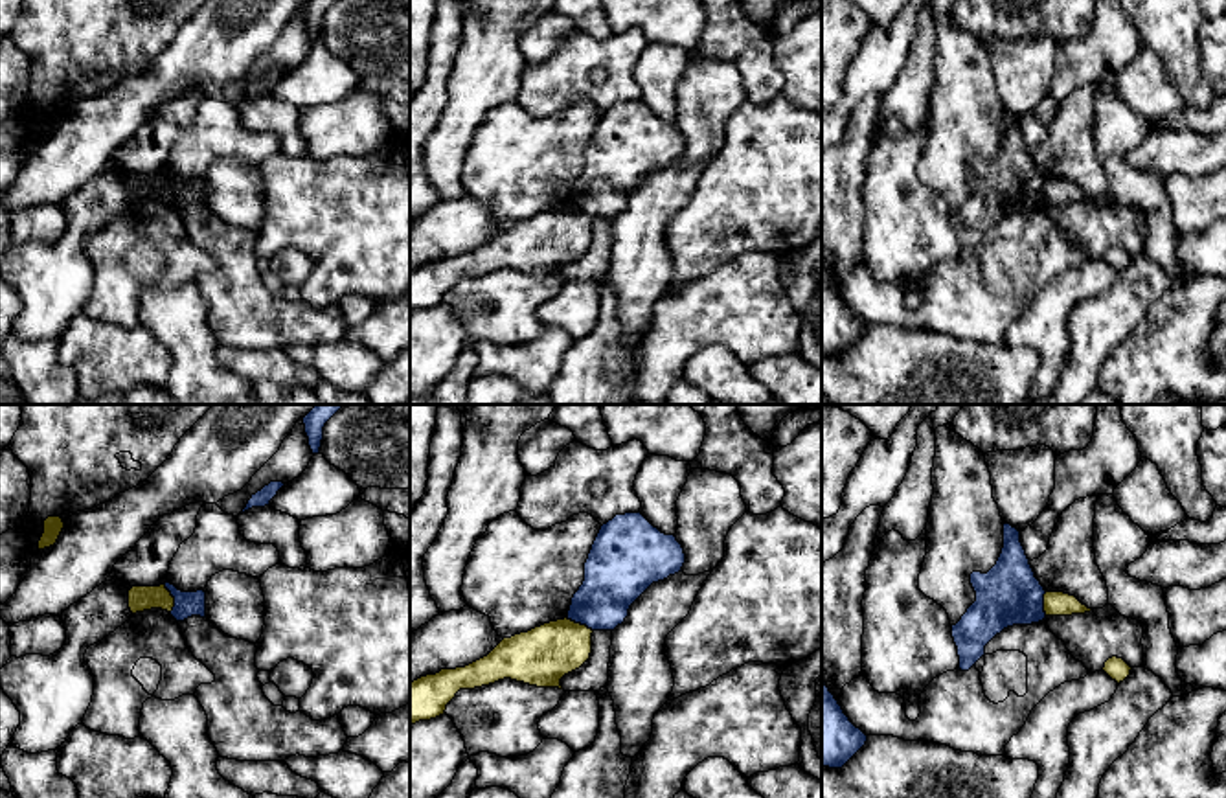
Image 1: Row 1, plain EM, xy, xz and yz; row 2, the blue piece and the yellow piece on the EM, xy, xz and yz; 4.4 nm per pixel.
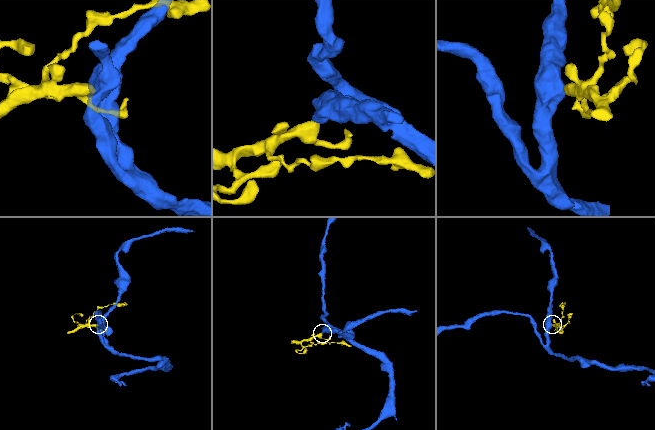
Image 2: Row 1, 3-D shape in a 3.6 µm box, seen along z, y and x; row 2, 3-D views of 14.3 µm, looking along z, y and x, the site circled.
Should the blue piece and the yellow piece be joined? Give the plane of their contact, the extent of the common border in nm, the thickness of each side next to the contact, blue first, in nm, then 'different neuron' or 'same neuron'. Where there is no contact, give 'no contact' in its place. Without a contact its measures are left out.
contact in xy; length 130 nm; calibres 110 and 110 nm; different neuron

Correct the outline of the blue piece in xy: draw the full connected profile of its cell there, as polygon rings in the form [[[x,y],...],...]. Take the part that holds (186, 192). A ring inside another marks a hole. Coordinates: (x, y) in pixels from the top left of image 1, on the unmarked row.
[[[167,169],[164,173],[175,186],[175,195],[171,199],[171,204],[176,210],[184,210],[191,204],[206,206],[206,180],[204,178],[182,180]]]

